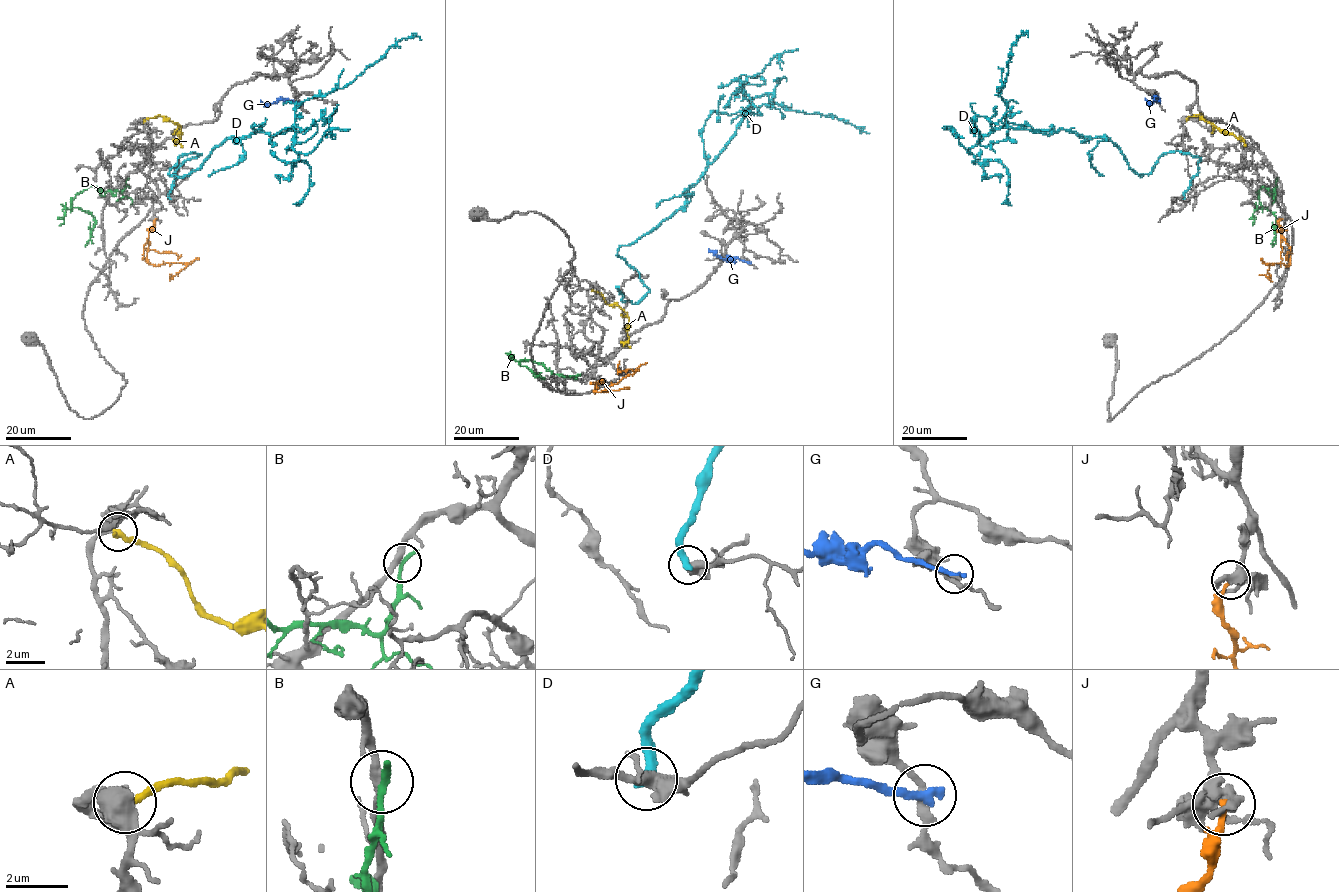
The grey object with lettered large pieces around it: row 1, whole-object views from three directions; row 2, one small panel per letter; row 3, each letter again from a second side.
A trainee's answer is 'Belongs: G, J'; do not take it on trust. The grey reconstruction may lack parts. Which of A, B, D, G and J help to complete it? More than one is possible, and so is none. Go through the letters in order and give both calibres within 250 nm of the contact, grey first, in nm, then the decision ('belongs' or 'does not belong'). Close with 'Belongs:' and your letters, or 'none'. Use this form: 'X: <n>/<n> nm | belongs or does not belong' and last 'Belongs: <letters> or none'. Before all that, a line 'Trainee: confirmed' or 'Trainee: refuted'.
Trainee: refuted
A: 380/280 nm | does not belong
B: 280/280 nm | does not belong
D: 440/400 nm | does not belong
G: 220/340 nm | does not belong
J: 400/190 nm | belongs
Belongs: J

